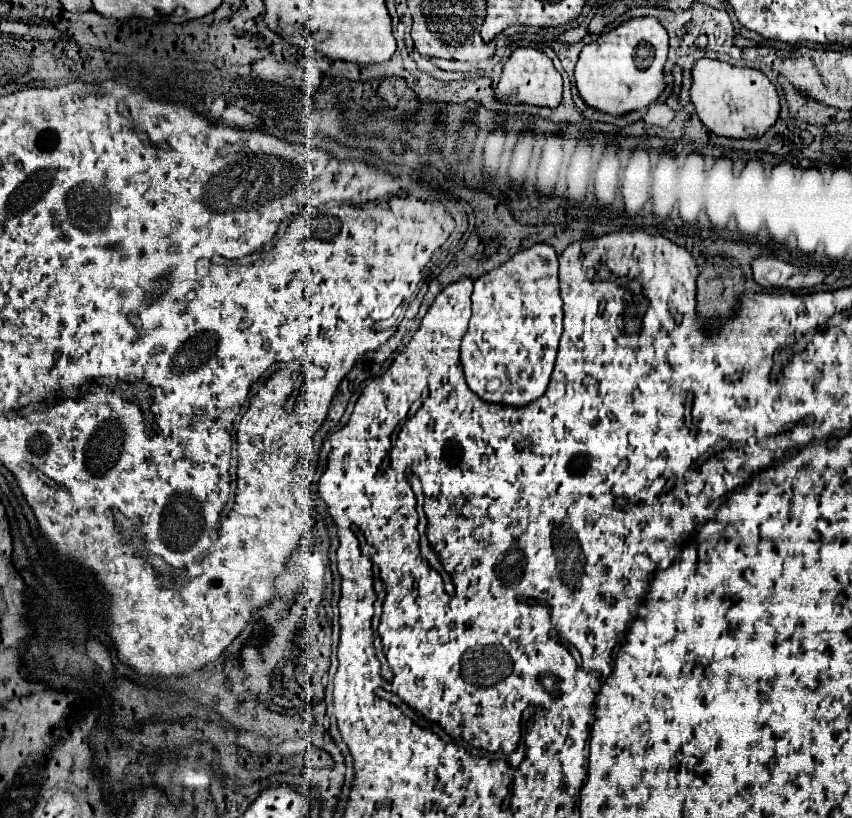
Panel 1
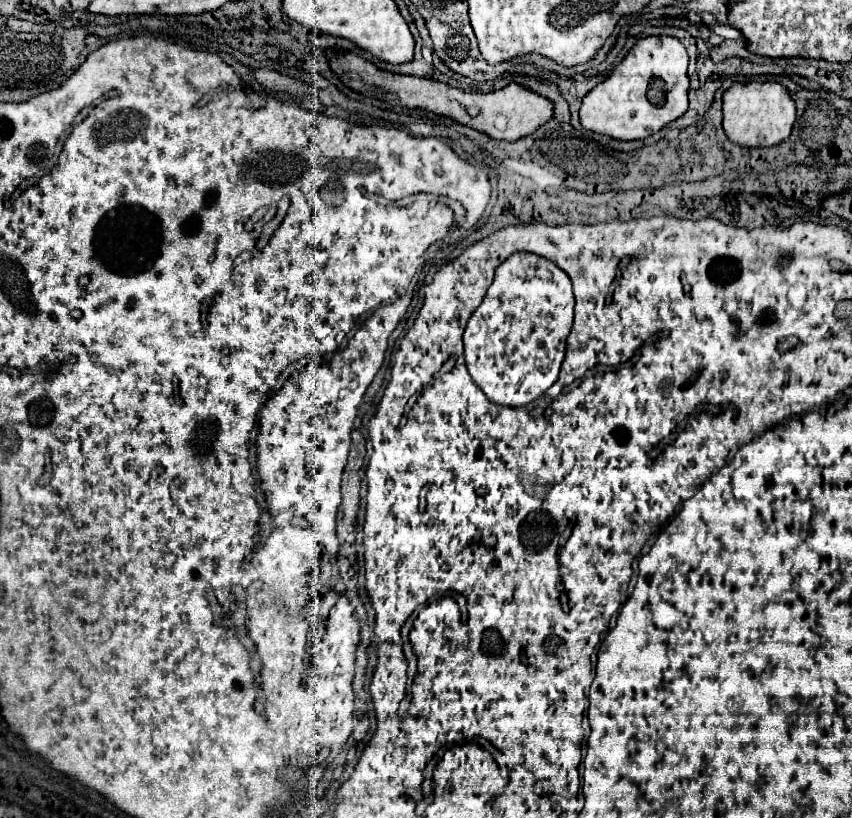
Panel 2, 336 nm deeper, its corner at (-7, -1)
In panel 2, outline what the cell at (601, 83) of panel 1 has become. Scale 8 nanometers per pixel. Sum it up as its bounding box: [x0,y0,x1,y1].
[580,35,688,141]

